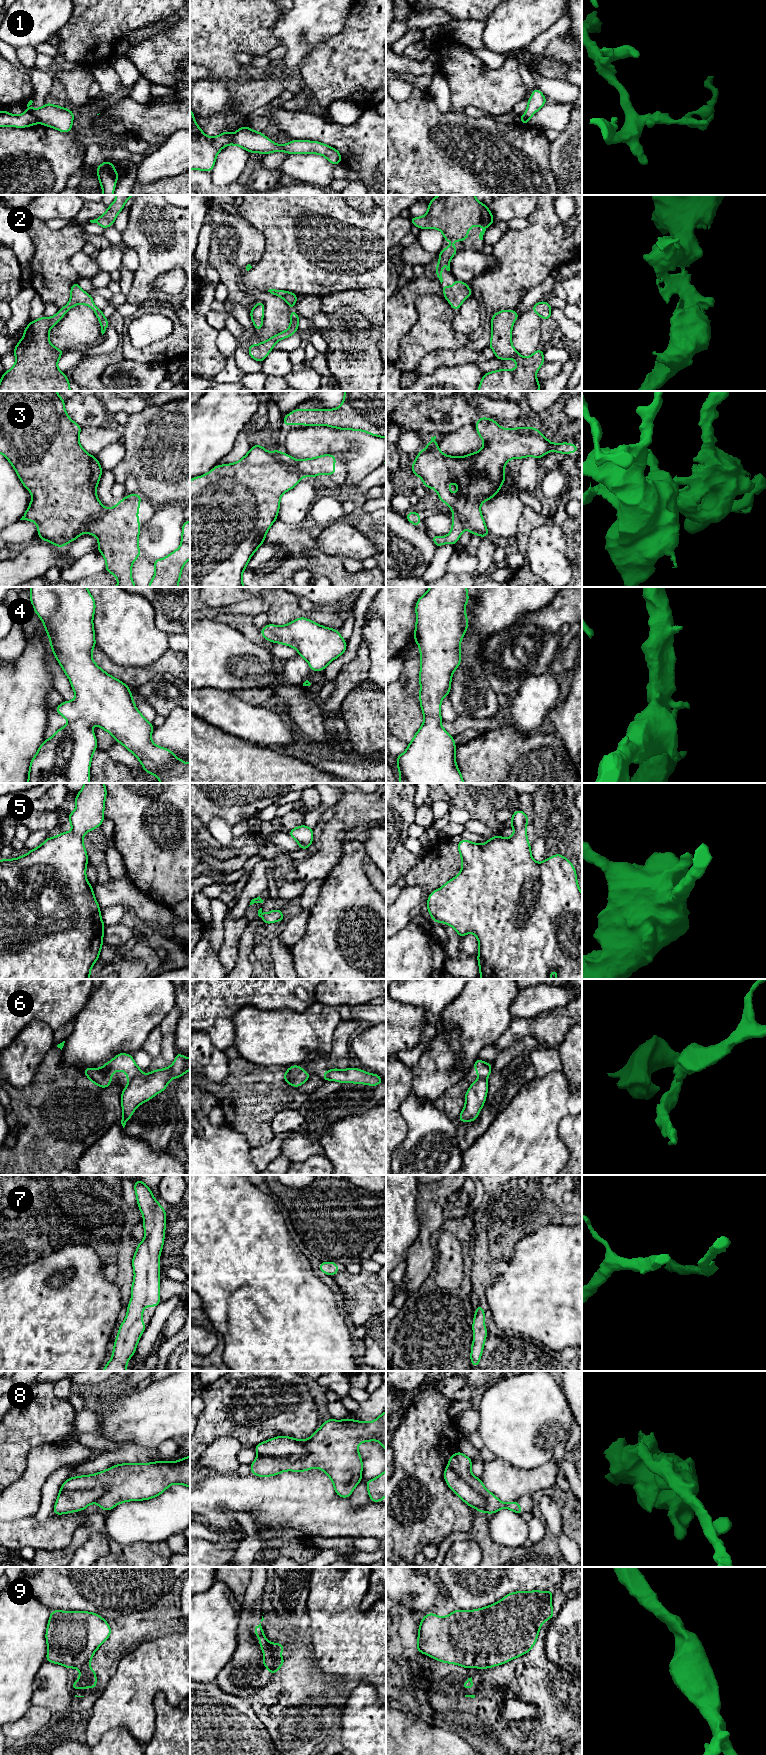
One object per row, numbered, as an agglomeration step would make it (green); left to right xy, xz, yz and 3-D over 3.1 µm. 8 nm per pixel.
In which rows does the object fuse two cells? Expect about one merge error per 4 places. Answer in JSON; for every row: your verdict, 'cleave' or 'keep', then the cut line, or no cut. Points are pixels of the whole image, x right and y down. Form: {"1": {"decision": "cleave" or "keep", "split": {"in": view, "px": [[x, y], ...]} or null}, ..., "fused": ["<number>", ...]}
{"1": {"decision": "cleave", "split": {"in": "xy", "px": [[28, 109], [38, 122]]}}, "2": {"decision": "keep", "split": null}, "3": {"decision": "cleave", "split": {"in": "xz", "px": [[273, 452], [280, 461], [293, 465], [304, 475]]}}, "4": {"decision": "keep", "split": null}, "5": {"decision": "keep", "split": null}, "6": {"decision": "cleave", "split": {"in": "xy", "px": [[141, 1074], [134, 1077], [128, 1083]]}}, "7": {"decision": "keep", "split": null}, "8": {"decision": "cleave", "split": {"in": "xz", "px": [[307, 1440], [307, 1452], [300, 1457], [280, 1459], [258, 1456]]}}, "9": {"decision": "cleave", "split": {"in": "xz", "px": [[267, 1640], [269, 1649], [275, 1650], [273, 1656], [280, 1666]]}}, "fused": ["1", "3", "6", "8", "9"]}

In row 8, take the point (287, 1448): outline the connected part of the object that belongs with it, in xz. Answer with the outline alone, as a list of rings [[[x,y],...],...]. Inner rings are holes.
[[[278,1436],[257,1444],[254,1449],[261,1457],[270,1456],[283,1460],[294,1460],[307,1454],[307,1440]]]

